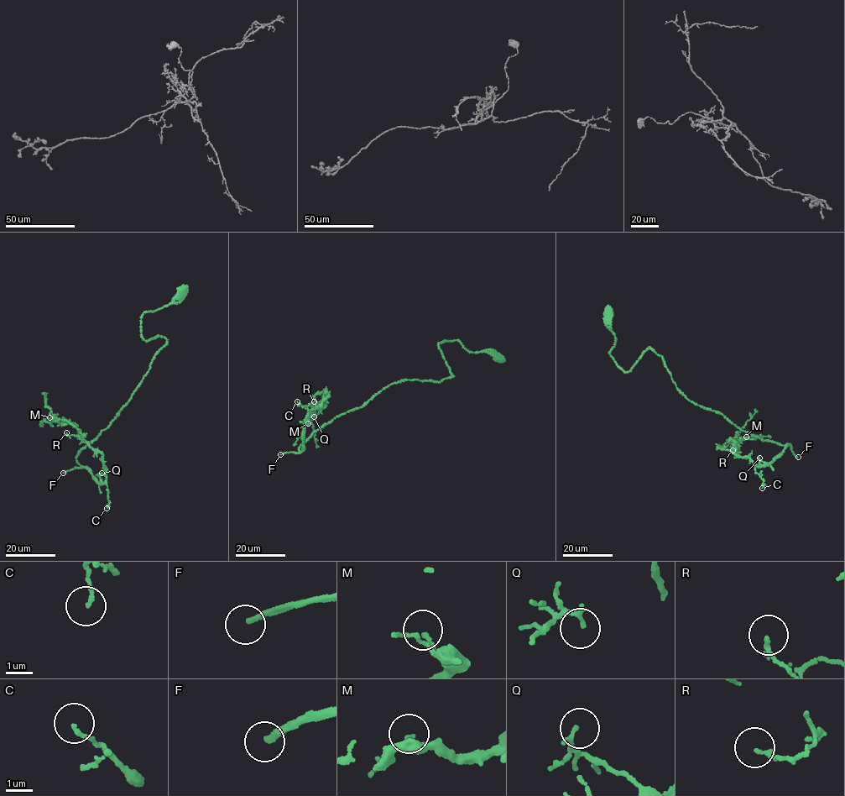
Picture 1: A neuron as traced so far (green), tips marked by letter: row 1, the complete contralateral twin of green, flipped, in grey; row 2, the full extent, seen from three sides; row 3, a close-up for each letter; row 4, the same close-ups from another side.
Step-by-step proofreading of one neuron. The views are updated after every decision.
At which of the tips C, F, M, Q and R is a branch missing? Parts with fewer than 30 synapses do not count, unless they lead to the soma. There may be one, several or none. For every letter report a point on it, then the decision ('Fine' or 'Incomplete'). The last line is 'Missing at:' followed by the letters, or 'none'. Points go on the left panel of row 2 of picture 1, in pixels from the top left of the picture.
C: Place: (106, 508). Fine
F: Place: (63, 473). Incomplete
M: Place: (49, 417). Fine
Q: Place: (101, 473). Fine
R: Place: (66, 432). Fine
Missing at: F

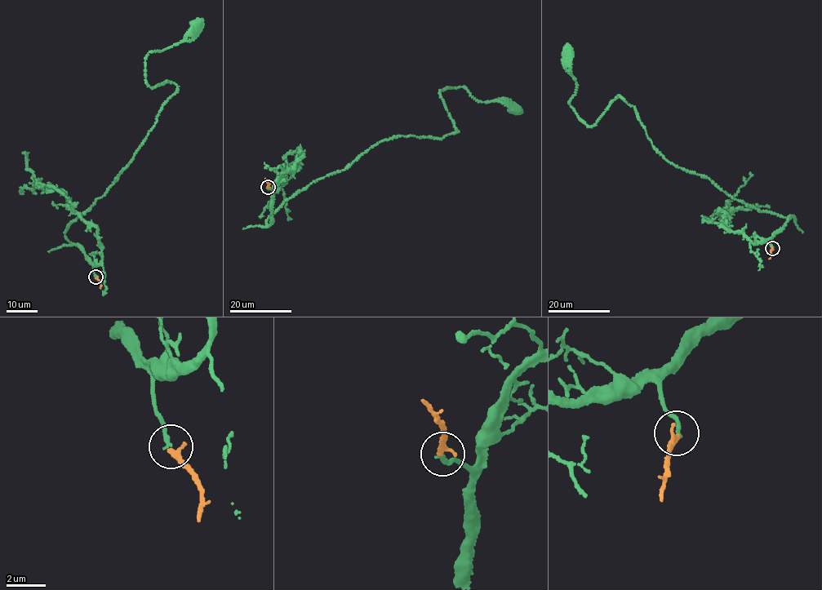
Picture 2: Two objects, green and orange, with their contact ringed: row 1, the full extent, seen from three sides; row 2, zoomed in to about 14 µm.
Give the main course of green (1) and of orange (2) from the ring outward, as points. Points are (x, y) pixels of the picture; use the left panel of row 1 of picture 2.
1: (95, 277), (65, 232), (129, 166), (175, 94), (166, 81), (148, 84), (149, 52), (185, 40), (197, 25)
2: (95, 277), (100, 288)

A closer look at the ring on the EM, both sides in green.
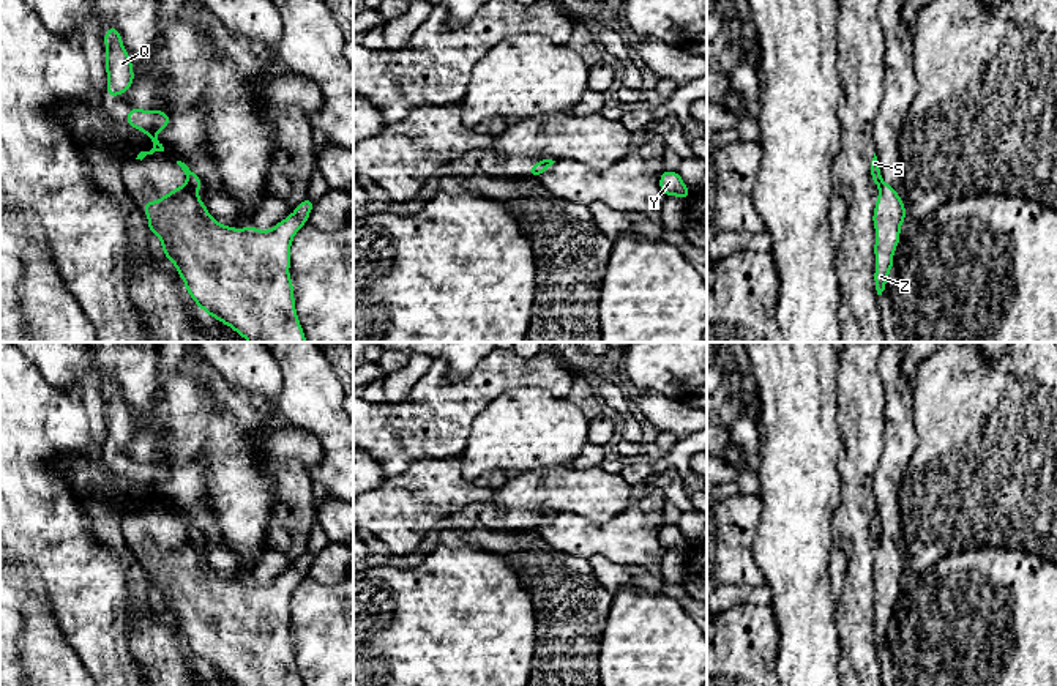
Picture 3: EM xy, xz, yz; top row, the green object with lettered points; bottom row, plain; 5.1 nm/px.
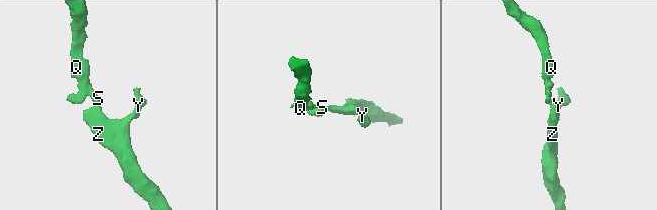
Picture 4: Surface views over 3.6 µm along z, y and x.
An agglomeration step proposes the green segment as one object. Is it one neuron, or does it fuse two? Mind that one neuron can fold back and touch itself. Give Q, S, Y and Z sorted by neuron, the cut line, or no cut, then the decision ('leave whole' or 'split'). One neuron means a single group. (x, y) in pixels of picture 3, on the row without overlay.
Q S Y Z | no cut | leave whole

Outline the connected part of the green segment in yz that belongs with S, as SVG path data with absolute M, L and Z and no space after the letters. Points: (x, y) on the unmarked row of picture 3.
M876 506L871 514L871 533L879 539L879 552L872 568L872 576L876 580L874 636L877 648L882 648L888 626L893 621L893 607L901 591L899 580L906 572L906 561L898 546L882 533Z

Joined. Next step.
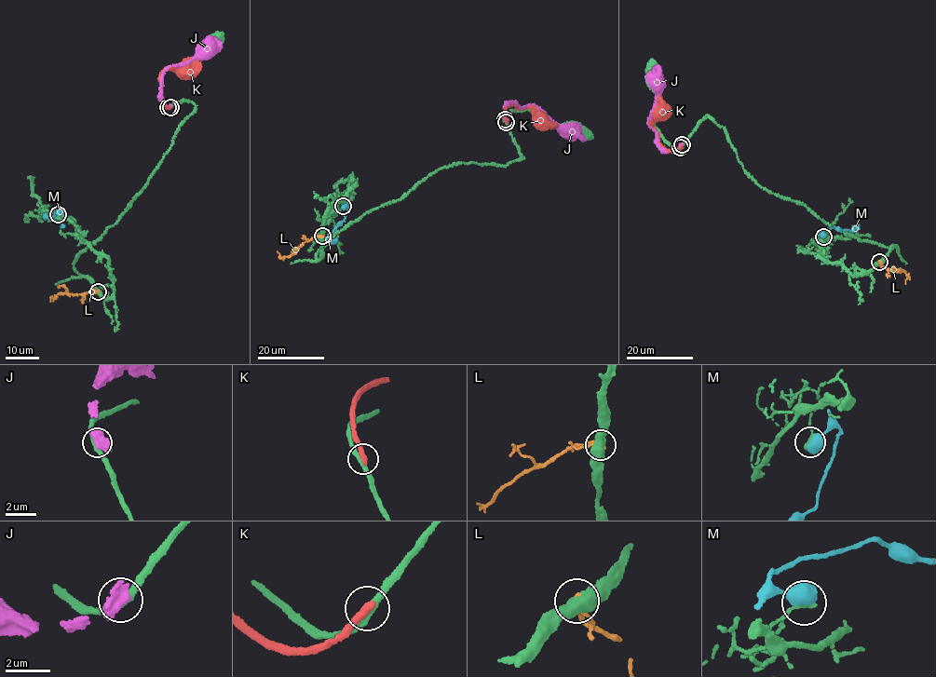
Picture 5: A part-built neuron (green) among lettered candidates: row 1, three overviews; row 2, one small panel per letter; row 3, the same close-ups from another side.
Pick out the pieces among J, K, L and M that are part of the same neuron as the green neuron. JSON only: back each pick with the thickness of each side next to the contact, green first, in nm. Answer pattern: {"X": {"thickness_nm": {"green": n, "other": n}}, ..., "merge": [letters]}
{"merge": []}

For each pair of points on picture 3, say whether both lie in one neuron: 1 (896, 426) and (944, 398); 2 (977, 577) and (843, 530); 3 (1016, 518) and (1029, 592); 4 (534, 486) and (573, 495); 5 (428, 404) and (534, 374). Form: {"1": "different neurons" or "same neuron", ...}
{"1": "different neurons", "2": "different neurons", "3": "different neurons", "4": "same neuron", "5": "same neuron"}

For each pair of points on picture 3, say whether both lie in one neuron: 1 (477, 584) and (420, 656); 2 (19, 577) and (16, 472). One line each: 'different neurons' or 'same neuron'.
1: same neuron
2: different neurons

